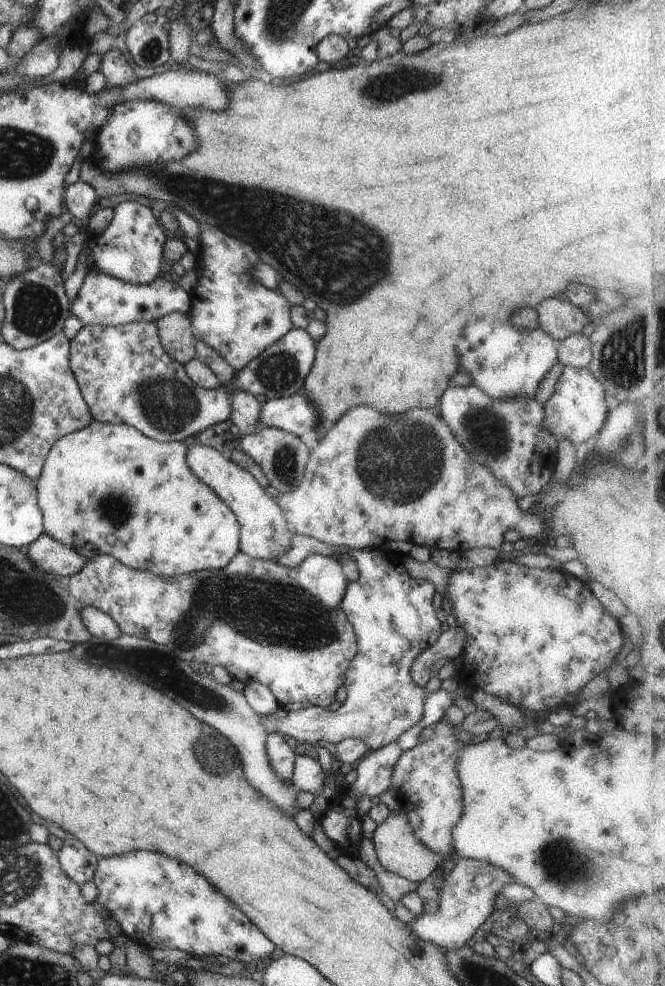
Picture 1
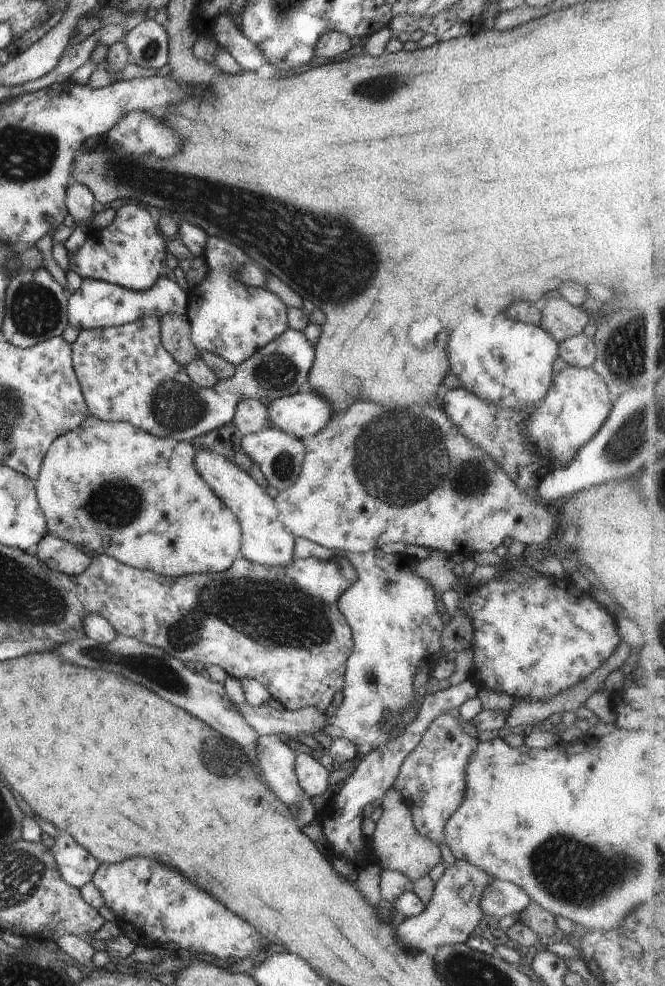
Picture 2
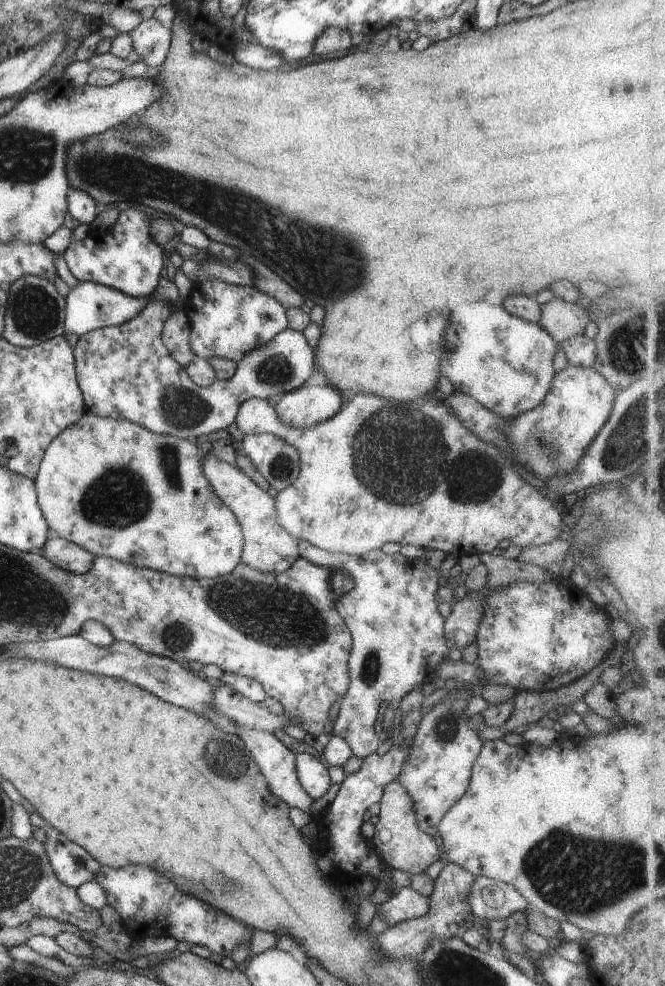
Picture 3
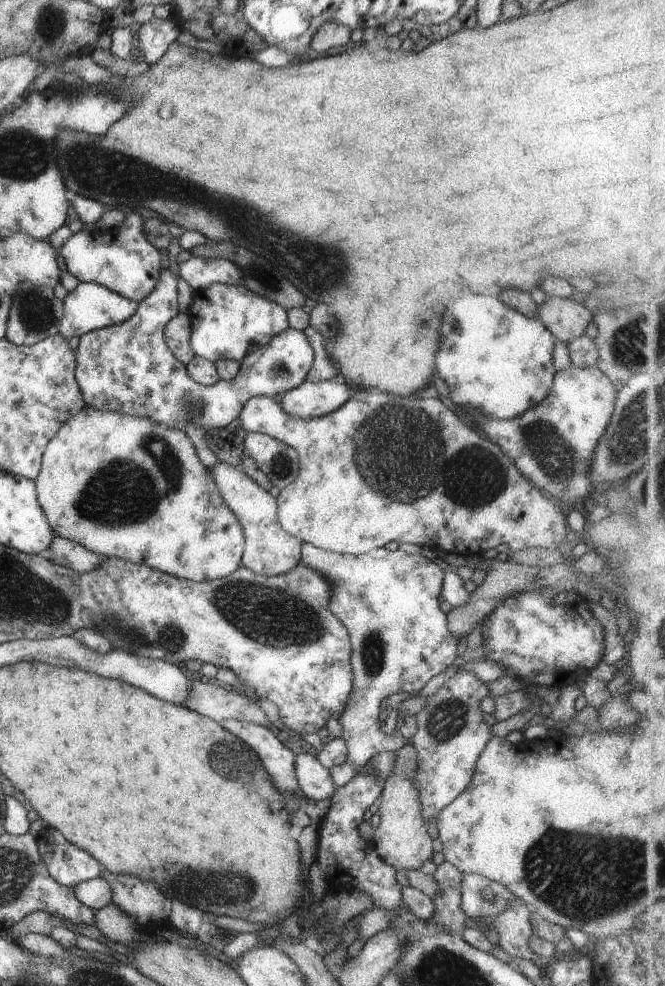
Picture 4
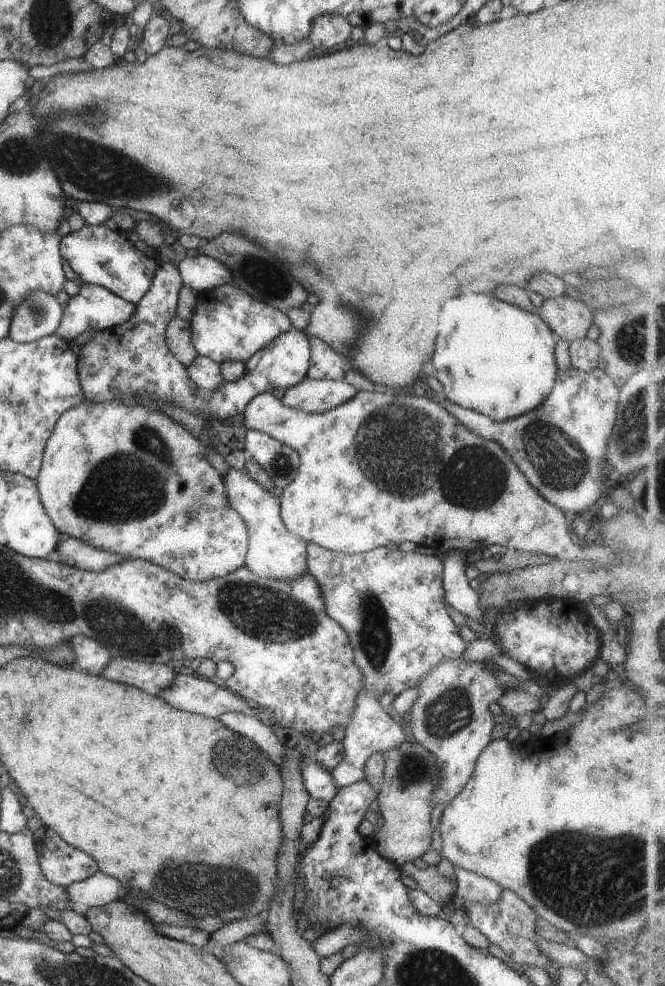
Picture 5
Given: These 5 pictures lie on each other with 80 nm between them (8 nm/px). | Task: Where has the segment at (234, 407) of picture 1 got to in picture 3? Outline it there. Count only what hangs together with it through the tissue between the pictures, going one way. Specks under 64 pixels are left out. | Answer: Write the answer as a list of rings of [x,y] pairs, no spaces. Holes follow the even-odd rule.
[[[364,394],[353,395],[349,400],[337,409],[327,420],[306,429],[294,429],[279,420],[276,410],[269,406],[263,399],[255,397],[245,400],[239,405],[234,423],[244,435],[255,433],[267,433],[282,438],[287,444],[294,446],[299,455],[299,472],[297,478],[284,489],[276,492],[274,505],[278,523],[297,541],[311,543],[317,548],[332,553],[347,553],[350,555],[362,555],[365,552],[379,549],[385,542],[397,542],[400,545],[413,545],[426,550],[438,550],[446,555],[456,557],[471,554],[489,553],[501,542],[510,540],[511,544],[521,546],[539,546],[548,544],[551,540],[563,537],[564,525],[568,521],[560,516],[551,505],[551,498],[541,489],[540,485],[527,481],[519,476],[513,468],[513,464],[503,456],[503,453],[494,446],[479,440],[469,429],[466,429],[457,420],[457,417],[447,408],[443,399],[434,395],[420,399],[419,402],[391,402],[377,396]]]

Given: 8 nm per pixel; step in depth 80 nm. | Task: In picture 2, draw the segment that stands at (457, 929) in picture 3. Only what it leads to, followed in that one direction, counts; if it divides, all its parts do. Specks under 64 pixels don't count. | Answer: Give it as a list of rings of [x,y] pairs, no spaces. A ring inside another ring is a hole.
[[[456,860],[447,865],[434,884],[431,900],[424,909],[419,914],[405,917],[403,922],[396,926],[397,943],[404,951],[412,948],[420,953],[424,951],[432,957],[436,948],[441,945],[464,943],[469,936],[477,932],[477,924],[483,916],[480,898],[485,887],[493,879],[495,878],[464,860]]]

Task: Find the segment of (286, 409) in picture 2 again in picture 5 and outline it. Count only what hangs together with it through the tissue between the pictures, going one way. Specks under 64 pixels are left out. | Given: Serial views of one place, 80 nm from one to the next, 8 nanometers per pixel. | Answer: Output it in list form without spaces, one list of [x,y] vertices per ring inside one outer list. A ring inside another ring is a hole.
[[[305,376],[296,385],[290,386],[283,391],[280,401],[289,408],[294,408],[304,413],[322,413],[338,404],[353,398],[355,390],[344,380],[339,379],[310,379]]]

